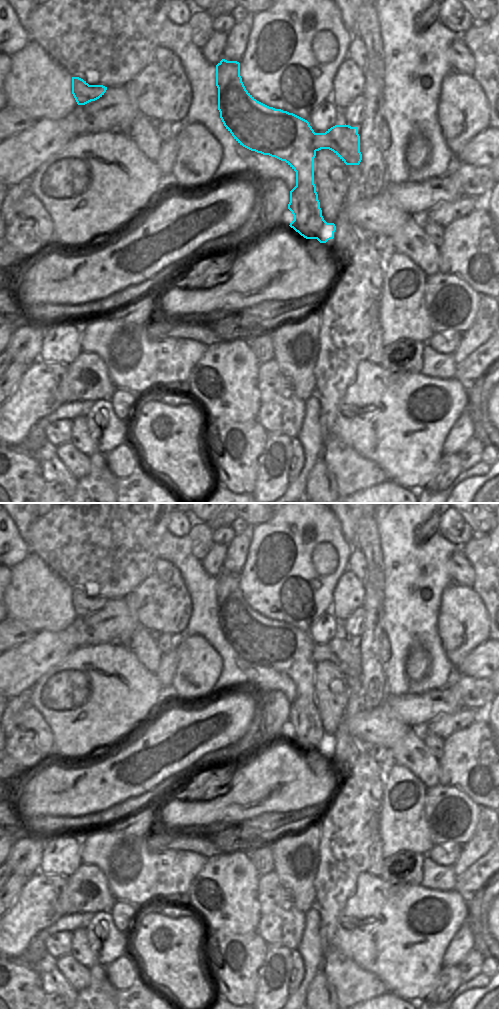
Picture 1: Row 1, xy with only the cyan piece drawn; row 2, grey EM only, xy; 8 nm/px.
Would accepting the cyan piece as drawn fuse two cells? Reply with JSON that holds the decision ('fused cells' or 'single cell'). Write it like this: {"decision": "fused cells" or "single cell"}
{"decision": "fused cells"}

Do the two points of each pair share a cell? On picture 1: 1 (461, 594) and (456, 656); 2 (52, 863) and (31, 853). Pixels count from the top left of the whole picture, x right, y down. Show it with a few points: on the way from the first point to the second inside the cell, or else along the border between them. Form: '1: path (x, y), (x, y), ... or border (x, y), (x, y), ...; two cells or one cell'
1: path (461, 609), (458, 641); one cell
2: border (44, 837), (42, 861), (38, 867); two cells

